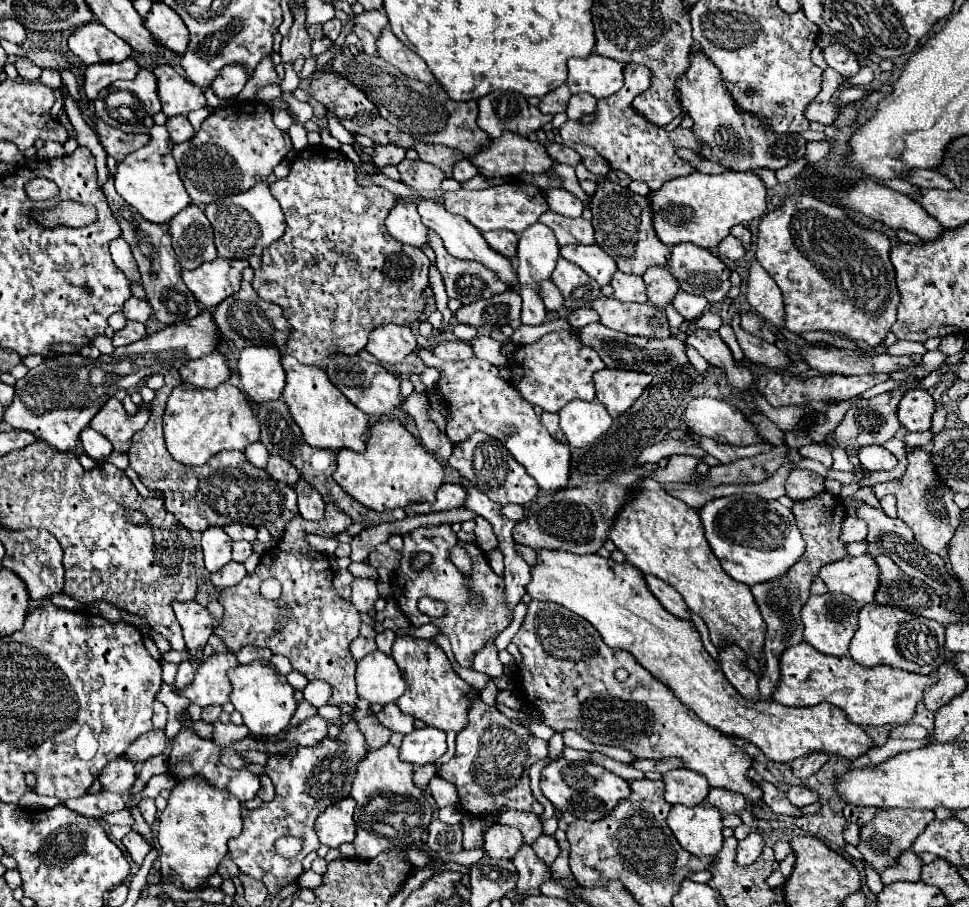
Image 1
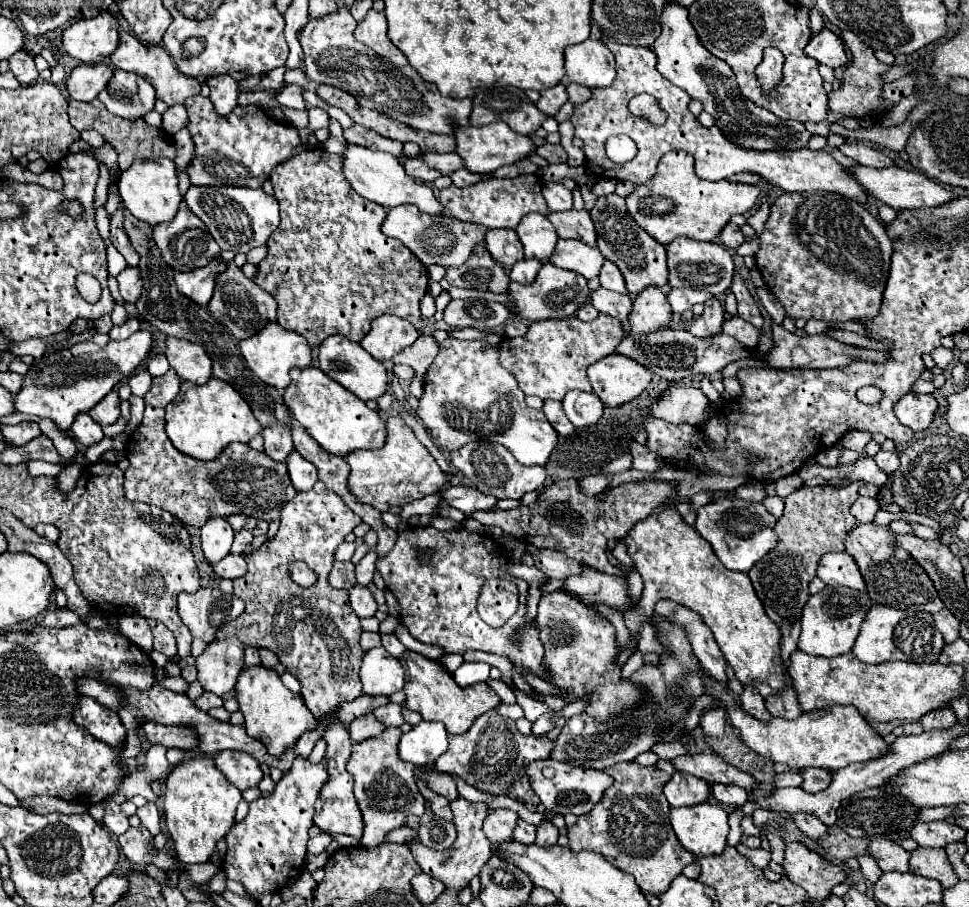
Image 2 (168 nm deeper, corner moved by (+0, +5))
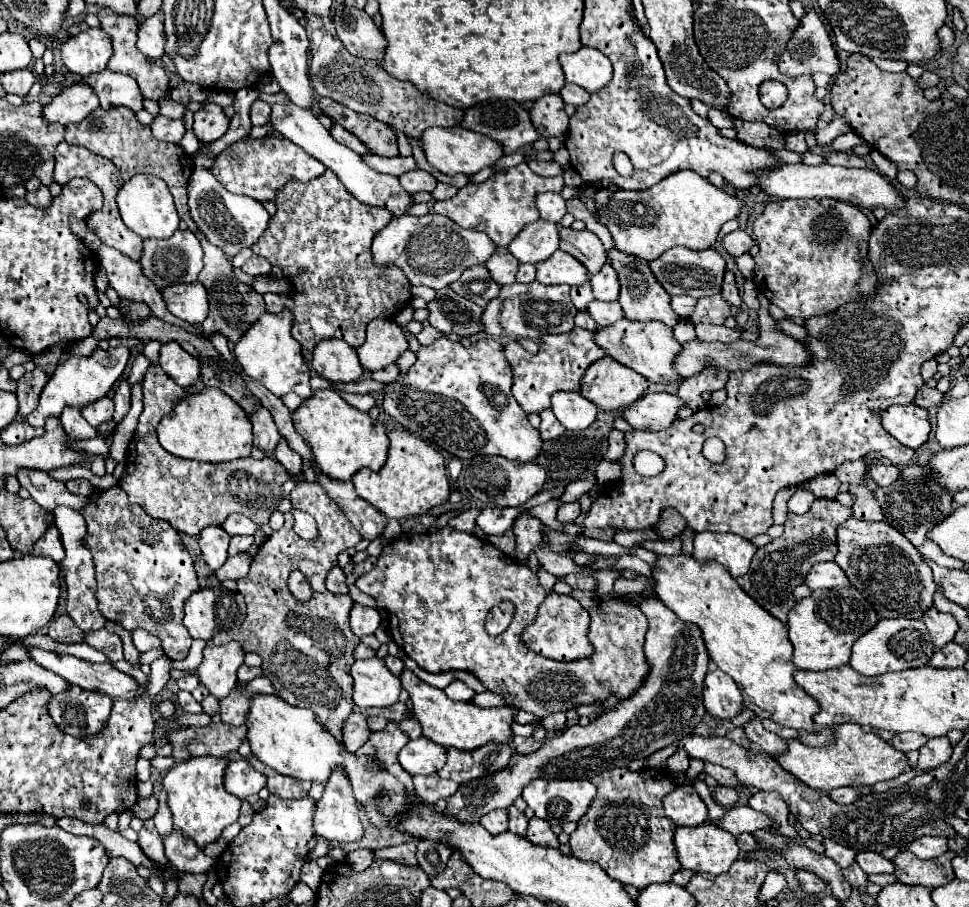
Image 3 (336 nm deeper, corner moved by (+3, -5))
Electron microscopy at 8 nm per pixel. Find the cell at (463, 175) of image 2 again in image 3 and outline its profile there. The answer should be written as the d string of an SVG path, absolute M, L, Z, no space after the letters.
M440 182L440 184L434 188L432 196L434 196L434 200L448 200L448 198L456 196L456 192L458 192L456 186L452 186L452 184L442 184L442 182Z

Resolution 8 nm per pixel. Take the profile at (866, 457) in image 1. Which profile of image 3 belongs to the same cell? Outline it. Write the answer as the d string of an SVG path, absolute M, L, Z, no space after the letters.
M870 466L866 470L868 476L872 476L872 480L878 484L878 486L890 486L896 478L898 478L898 468L896 466Z

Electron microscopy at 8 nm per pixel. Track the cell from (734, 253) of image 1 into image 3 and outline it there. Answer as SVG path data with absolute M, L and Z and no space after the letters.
M734 230L734 232L724 236L724 250L730 256L742 256L752 246L754 246L754 242L752 242L752 238L744 230Z

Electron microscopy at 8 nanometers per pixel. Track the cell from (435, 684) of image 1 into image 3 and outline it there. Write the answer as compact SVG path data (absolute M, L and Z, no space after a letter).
M404 676L404 678L406 678L404 688L408 690L410 700L414 704L412 718L416 718L422 724L422 734L426 738L430 738L432 742L436 742L444 748L452 746L458 750L474 750L486 742L508 744L512 740L512 730L510 730L510 724L514 722L512 708L508 708L508 706L482 708L472 702L454 702L446 696L444 690L422 682L418 676Z

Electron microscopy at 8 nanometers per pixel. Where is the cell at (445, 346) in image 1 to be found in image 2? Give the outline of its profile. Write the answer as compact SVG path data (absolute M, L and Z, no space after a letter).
M421 334L411 346L407 346L399 354L395 354L391 358L391 362L393 364L407 364L407 366L411 366L417 372L417 376L423 378L425 366L433 362L433 356L437 352L439 352L437 340L433 336L429 336L429 334Z

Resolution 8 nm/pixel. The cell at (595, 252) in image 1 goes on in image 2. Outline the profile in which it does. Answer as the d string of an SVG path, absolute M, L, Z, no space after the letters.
M559 240L555 252L549 256L549 262L553 266L573 270L589 280L597 278L605 258L599 248L591 248L579 240Z

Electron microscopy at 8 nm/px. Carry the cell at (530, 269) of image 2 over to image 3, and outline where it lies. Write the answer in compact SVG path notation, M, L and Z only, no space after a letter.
M520 264L520 270L516 274L516 282L522 282L522 284L528 284L532 282L536 276L536 266L532 264Z

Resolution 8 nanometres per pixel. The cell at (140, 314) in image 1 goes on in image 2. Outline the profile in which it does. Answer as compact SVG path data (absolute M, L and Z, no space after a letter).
M127 266L123 272L117 274L119 290L125 302L139 300L141 294L141 270L137 266Z

